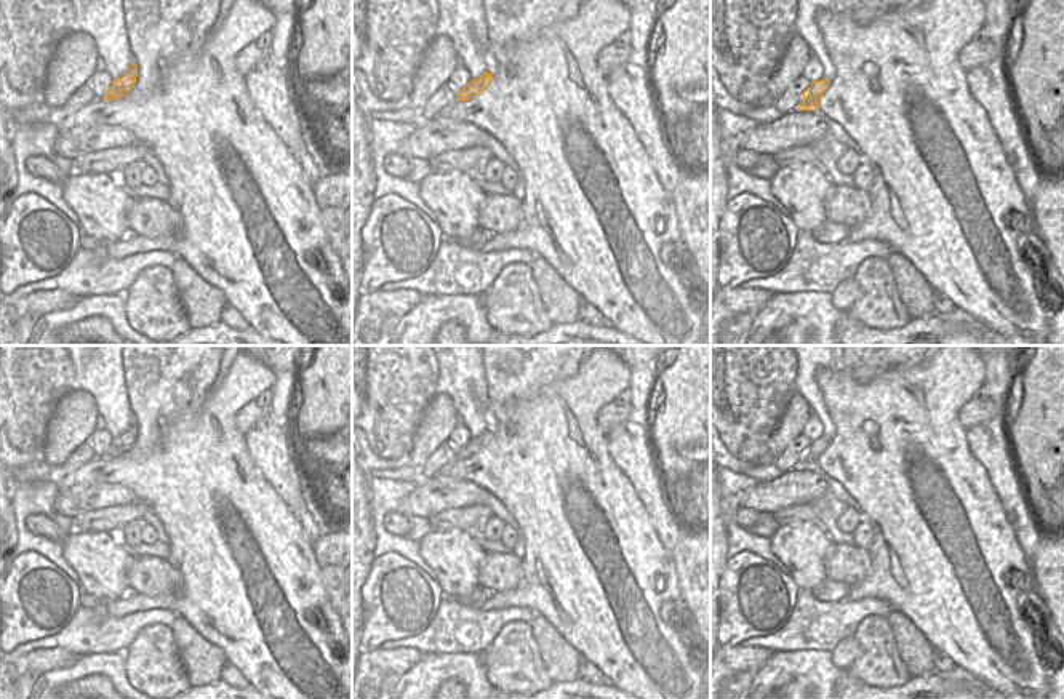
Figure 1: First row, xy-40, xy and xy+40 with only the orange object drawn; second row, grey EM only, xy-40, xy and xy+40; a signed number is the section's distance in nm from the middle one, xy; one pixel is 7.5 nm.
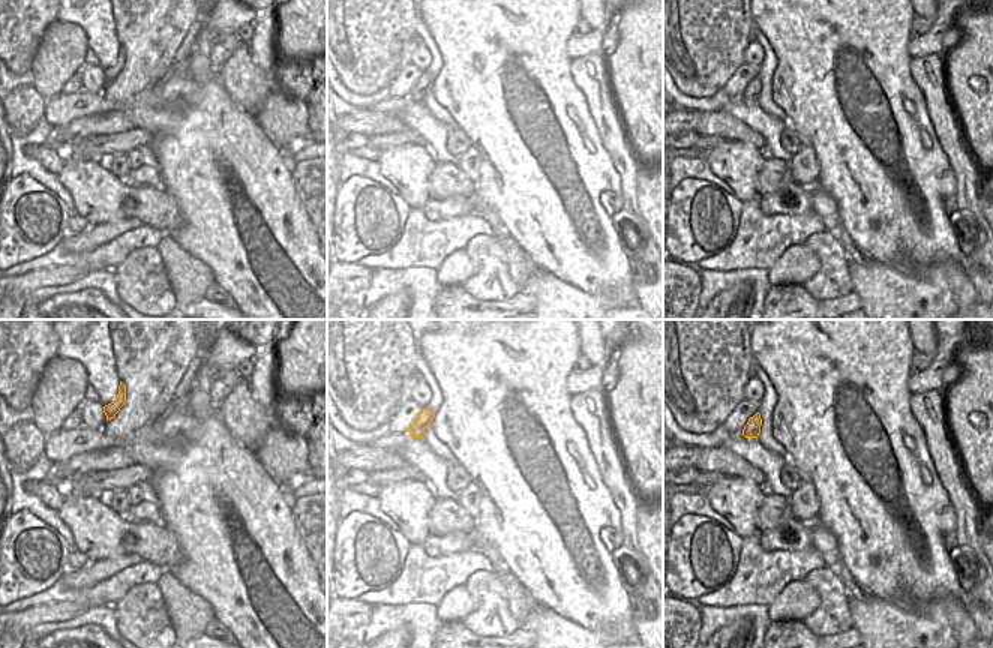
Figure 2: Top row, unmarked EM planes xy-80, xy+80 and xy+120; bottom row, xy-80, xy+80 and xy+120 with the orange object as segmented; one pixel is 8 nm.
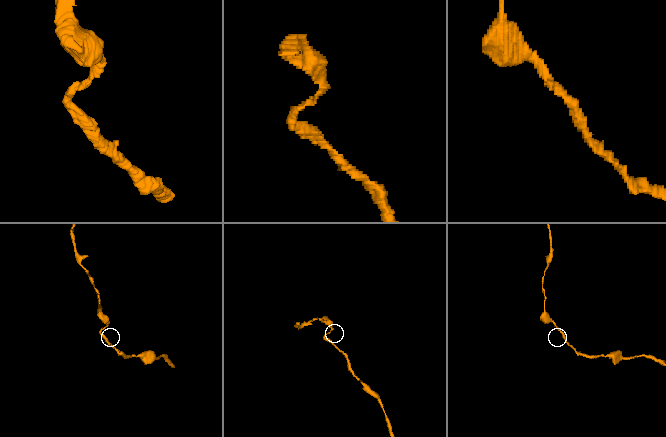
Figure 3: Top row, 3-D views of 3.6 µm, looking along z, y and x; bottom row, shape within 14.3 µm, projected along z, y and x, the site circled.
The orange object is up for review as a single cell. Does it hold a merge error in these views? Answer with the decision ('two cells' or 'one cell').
one cell

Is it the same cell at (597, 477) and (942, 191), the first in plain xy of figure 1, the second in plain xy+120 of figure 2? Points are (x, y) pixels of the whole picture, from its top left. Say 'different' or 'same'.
same

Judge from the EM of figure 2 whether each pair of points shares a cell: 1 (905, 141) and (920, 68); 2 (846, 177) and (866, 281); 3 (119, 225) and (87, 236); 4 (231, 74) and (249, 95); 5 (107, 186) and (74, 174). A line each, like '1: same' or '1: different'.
1: different
2: different
3: same
4: same
5: same

